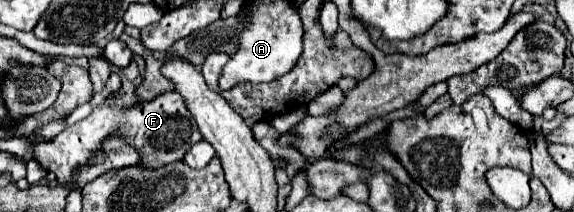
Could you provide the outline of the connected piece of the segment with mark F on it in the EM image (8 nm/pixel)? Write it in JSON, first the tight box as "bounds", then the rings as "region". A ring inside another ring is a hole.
{"bounds":[35,91,203,189],"region":[[[171,91],[155,97],[153,101],[139,101],[127,109],[117,109],[109,103],[95,107],[87,119],[67,127],[53,141],[39,143],[35,147],[35,161],[45,171],[53,171],[59,183],[67,185],[69,189],[75,189],[79,167],[89,165],[91,157],[103,149],[103,141],[115,135],[123,137],[127,145],[137,149],[137,153],[141,155],[141,165],[147,169],[181,161],[185,153],[191,149],[191,145],[203,139],[197,123],[191,119],[191,113],[183,105],[181,95],[175,95],[175,91]]]}

